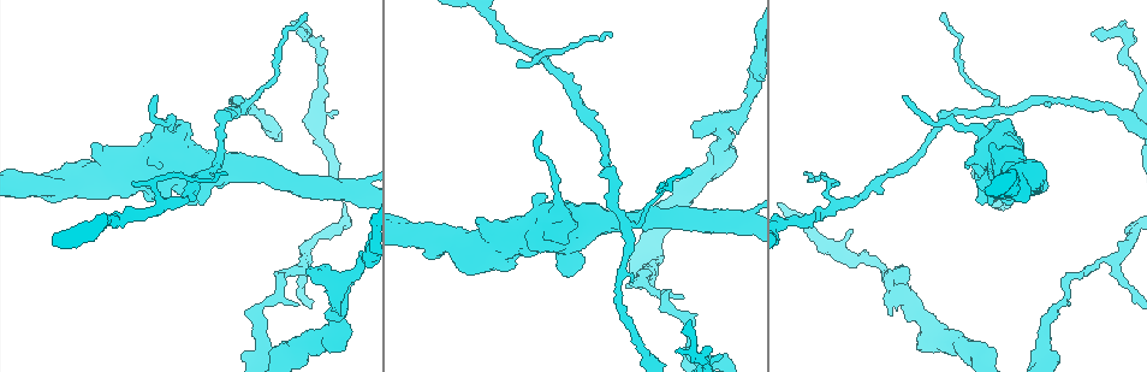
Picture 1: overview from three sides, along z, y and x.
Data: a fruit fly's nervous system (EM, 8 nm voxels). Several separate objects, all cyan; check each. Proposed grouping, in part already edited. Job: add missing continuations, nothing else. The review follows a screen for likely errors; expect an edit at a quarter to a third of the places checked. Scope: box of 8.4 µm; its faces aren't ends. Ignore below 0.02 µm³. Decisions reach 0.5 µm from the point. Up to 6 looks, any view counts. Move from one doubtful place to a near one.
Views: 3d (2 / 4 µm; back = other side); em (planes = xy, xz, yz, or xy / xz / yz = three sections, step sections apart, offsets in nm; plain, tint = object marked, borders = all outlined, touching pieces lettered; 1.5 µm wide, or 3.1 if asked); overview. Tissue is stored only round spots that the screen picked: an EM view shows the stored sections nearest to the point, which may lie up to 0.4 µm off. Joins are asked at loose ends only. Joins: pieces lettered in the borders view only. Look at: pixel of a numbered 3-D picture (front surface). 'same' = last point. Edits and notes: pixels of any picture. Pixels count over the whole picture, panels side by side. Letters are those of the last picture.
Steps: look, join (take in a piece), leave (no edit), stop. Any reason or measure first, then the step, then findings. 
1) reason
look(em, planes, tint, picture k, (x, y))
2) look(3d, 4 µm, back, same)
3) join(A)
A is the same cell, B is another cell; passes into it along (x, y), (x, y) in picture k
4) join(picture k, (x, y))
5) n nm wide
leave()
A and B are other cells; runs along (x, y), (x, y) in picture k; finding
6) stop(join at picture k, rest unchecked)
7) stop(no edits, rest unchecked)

end of a long branch
look(3d, 2 µm, back, picture 1, (902, 98))

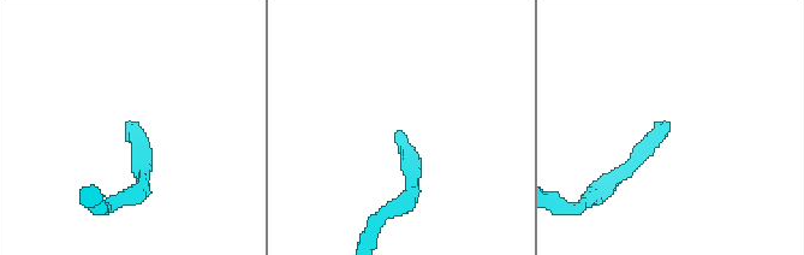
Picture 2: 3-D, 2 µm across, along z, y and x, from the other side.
look(em, planes, borders, picture 2, (667, 124))

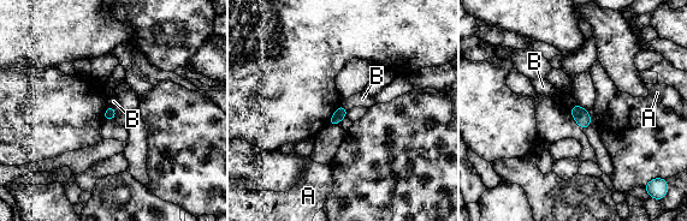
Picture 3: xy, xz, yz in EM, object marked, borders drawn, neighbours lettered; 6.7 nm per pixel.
B touches over 90 nm
leave()
A and B are other cells; none of them fits

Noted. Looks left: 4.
branch stops here
look(3d, 4 µm, picture 1, (152, 199))

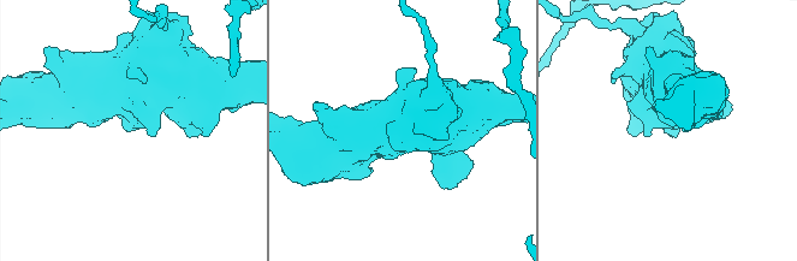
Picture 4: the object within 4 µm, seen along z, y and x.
need the tissue
look(em, xz, step 8, plain, picture 4, (687, 131))

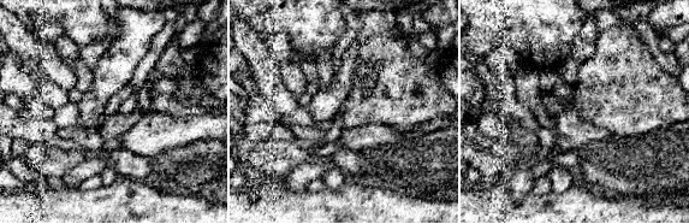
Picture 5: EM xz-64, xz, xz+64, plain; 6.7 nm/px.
see the neighbours
look(em, xz, step 8, borders, same)

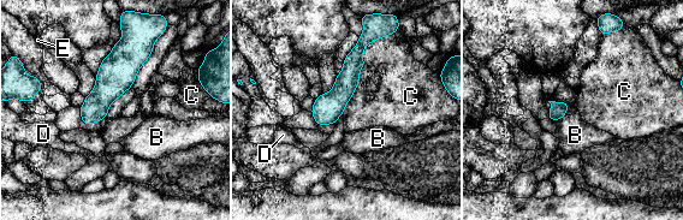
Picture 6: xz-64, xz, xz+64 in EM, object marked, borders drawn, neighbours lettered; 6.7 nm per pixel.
leave()
B, C, D and E are other cells; runs along (357, 51), (342, 93), (320, 122) in picture 6; no lettered piece goes on from it

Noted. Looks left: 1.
stop(no edits, rest unchecked)

